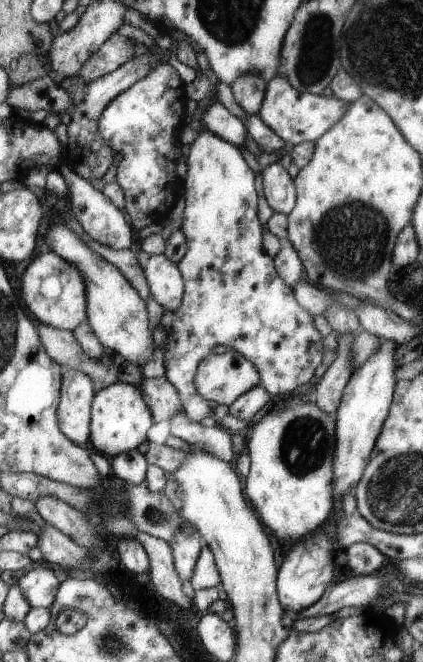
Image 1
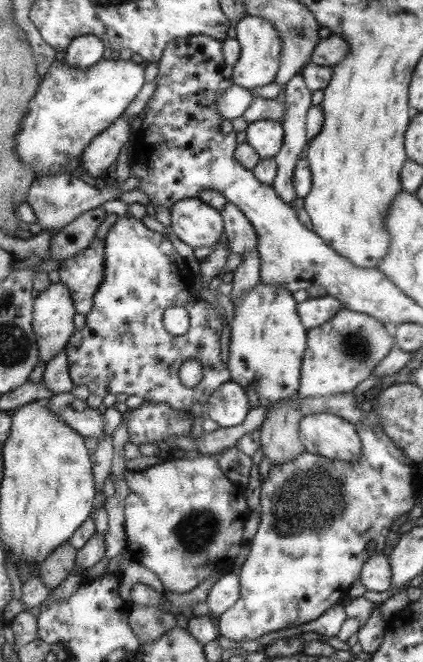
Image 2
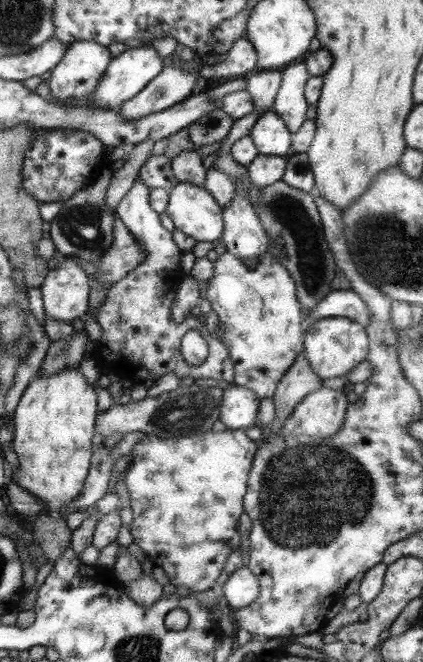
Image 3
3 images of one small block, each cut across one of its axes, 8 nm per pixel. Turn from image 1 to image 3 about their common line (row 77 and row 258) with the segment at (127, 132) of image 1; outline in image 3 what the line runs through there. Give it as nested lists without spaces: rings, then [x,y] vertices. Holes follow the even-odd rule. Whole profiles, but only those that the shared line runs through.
[[[137,179],[124,199],[116,206],[116,216],[125,224],[136,241],[145,250],[146,258],[122,280],[112,285],[106,292],[106,300],[96,312],[94,318],[102,327],[102,339],[96,341],[93,357],[109,372],[119,374],[124,379],[131,379],[133,384],[142,384],[147,379],[155,382],[161,376],[174,371],[182,380],[187,376],[194,379],[212,378],[234,383],[233,366],[229,349],[215,338],[198,317],[188,312],[186,318],[177,324],[170,320],[170,306],[177,302],[178,284],[182,280],[180,260],[182,250],[160,222],[158,212],[150,206],[150,190],[144,181]],[[188,330],[197,330],[209,345],[209,355],[205,366],[192,367],[181,354],[181,341]]]

